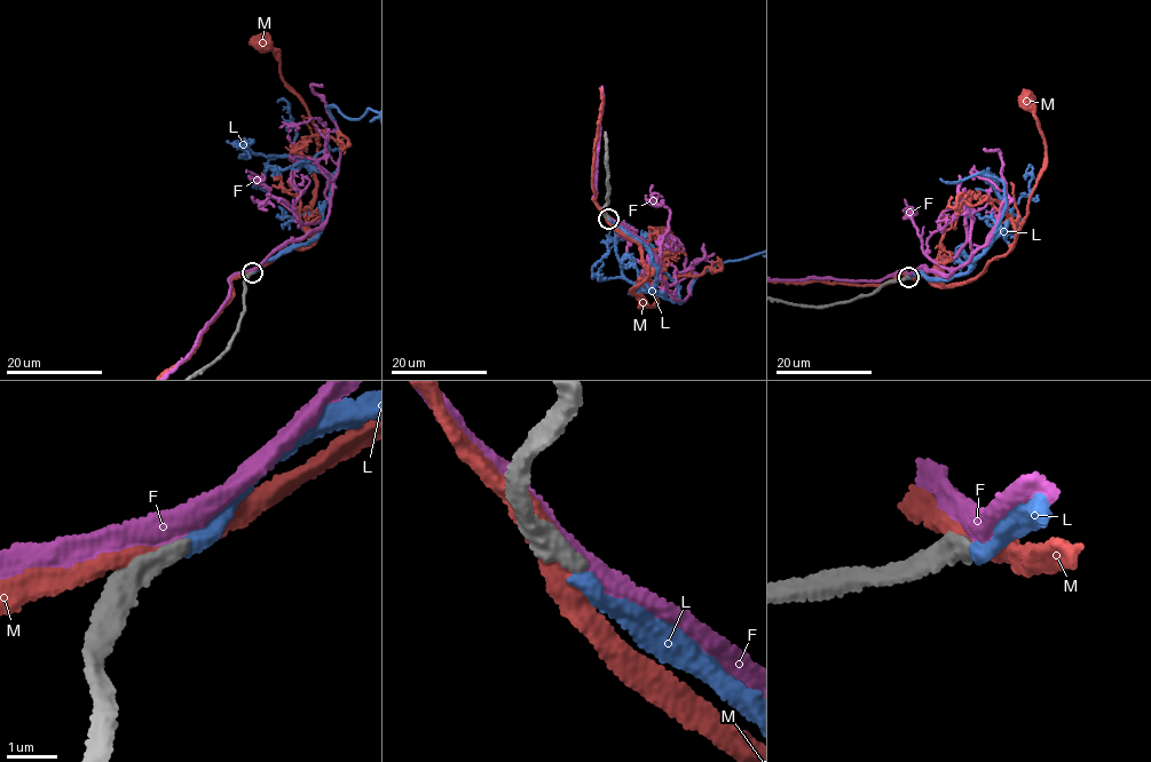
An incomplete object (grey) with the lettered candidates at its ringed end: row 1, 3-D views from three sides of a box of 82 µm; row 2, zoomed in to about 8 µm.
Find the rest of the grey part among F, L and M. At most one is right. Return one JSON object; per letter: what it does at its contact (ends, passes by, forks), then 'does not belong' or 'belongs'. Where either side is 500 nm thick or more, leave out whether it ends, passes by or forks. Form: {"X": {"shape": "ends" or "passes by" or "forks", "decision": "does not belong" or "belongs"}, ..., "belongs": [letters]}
{"F": {"shape": "passes by", "decision": "does not belong"}, "L": {"shape": "ends", "decision": "belongs"}, "M": {"decision": "does not belong"}, "belongs": ["L"]}

